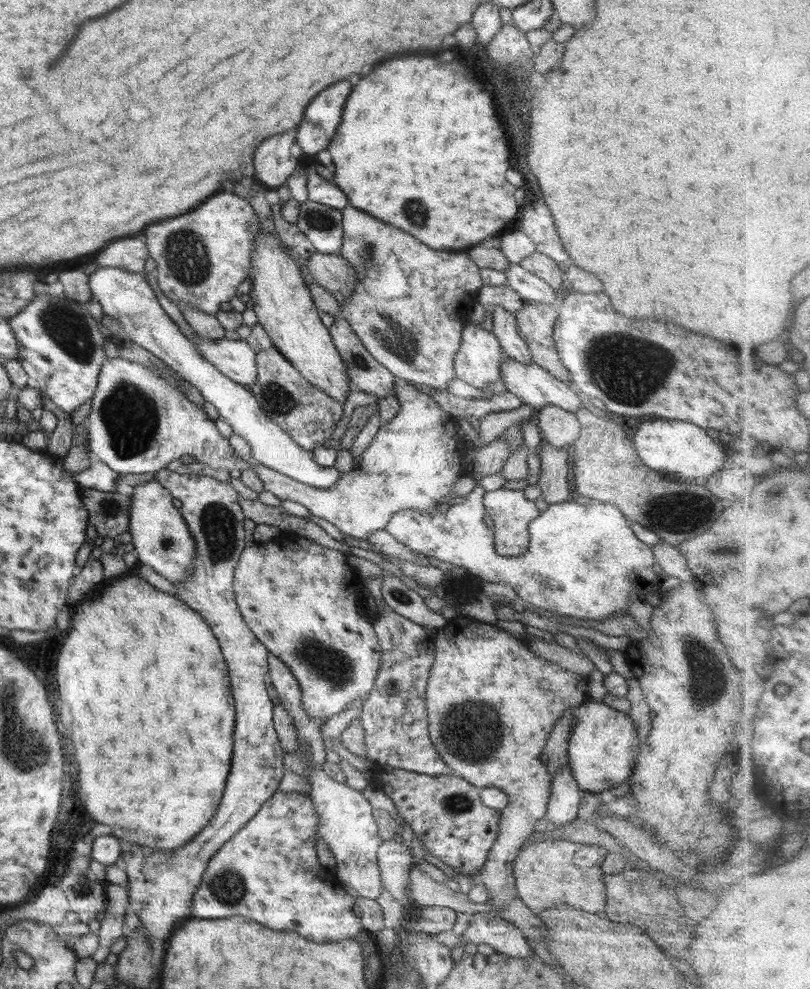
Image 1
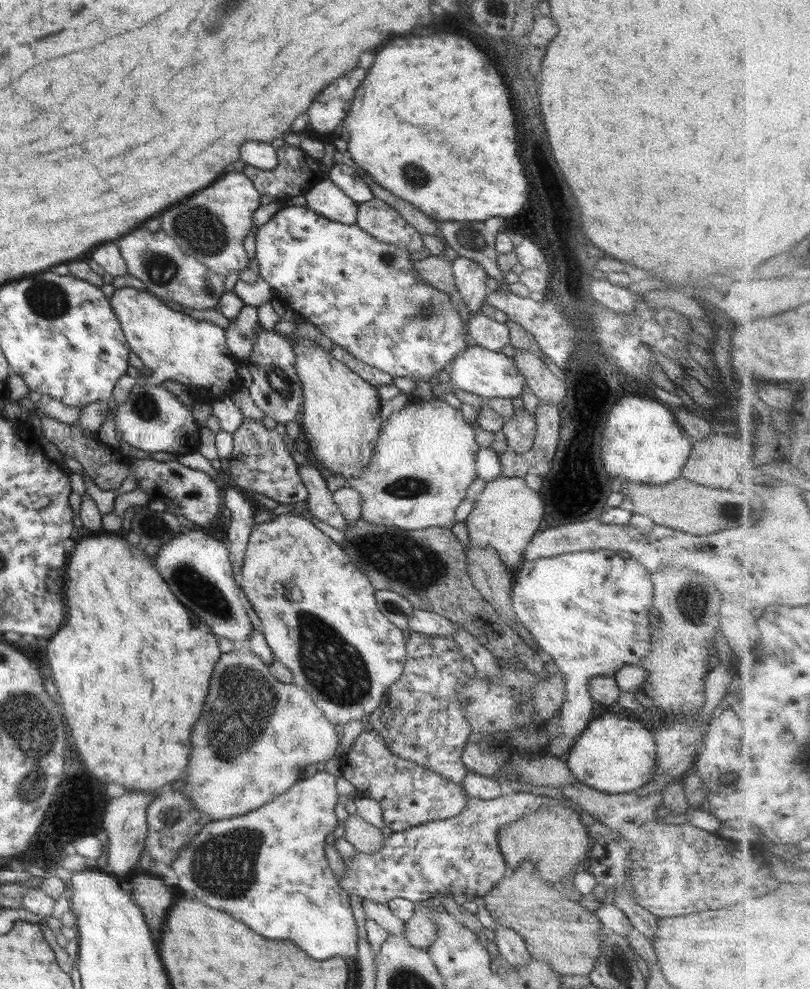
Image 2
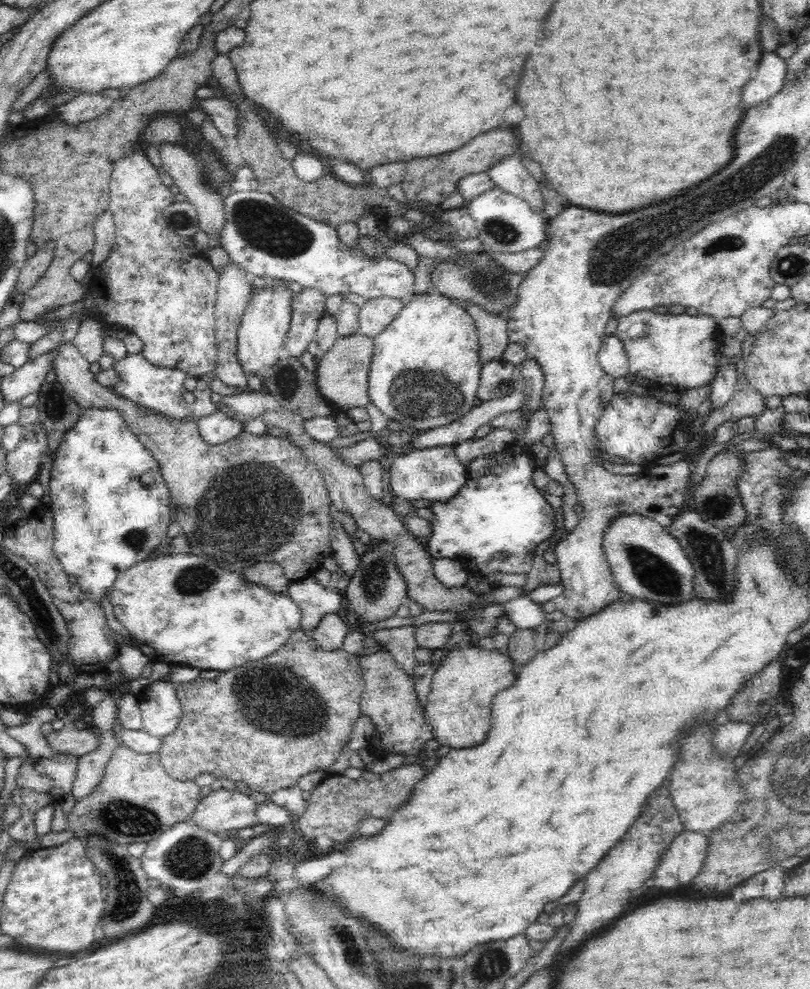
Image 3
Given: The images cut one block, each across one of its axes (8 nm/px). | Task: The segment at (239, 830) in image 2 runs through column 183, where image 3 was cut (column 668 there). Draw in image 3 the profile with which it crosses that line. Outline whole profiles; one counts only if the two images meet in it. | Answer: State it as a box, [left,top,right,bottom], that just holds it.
[652,830,709,892]

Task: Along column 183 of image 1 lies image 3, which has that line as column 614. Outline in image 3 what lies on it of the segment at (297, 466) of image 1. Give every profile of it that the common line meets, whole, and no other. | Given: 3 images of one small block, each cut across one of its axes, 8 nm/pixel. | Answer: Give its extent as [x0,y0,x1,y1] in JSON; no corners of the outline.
[597,335,629,378]

